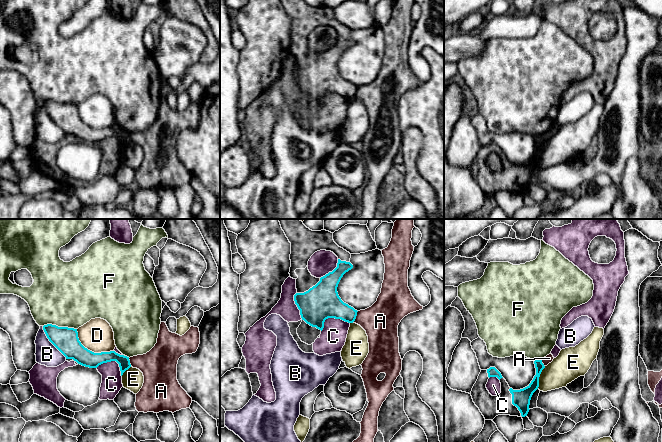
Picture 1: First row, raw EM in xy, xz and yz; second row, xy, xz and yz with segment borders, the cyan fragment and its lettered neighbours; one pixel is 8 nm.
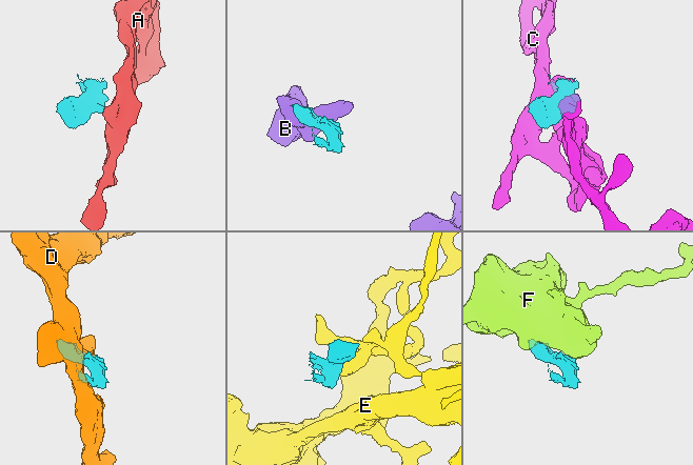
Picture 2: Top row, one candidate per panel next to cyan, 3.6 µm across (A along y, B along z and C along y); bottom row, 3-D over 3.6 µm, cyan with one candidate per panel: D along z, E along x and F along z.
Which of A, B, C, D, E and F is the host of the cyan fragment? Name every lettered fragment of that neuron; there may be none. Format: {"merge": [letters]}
{"merge": []}

